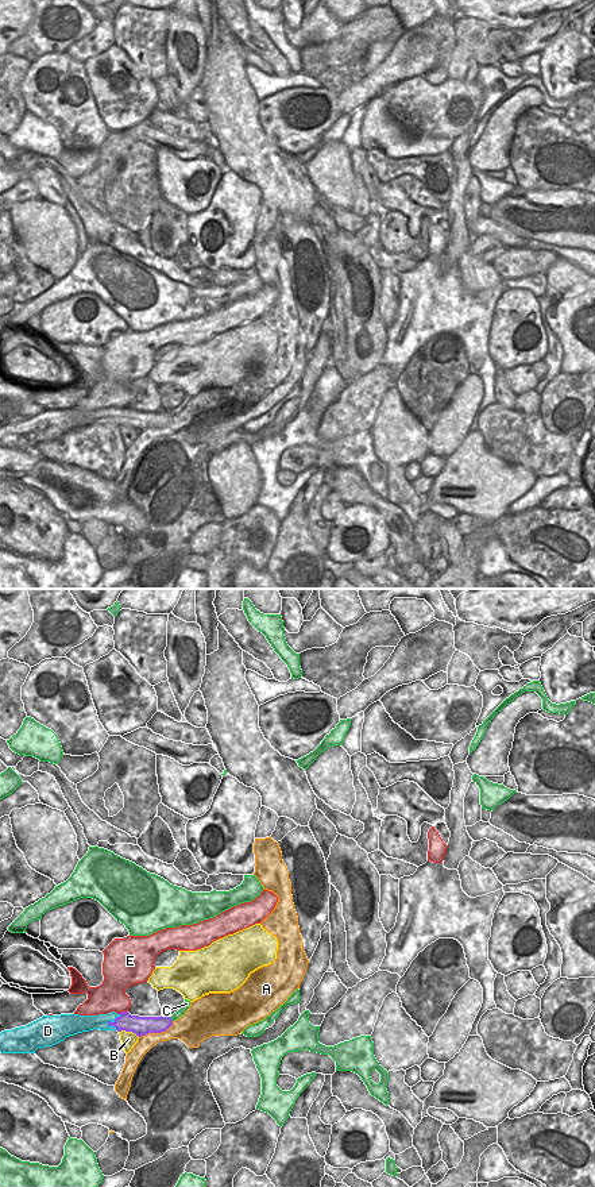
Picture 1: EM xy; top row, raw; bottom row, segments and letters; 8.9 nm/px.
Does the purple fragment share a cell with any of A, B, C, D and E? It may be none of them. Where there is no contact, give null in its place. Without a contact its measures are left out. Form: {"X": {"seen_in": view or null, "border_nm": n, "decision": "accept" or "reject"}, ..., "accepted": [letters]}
{"A": {"seen_in": "xy", "border_nm": 340, "decision": "reject"}, "B": {"seen_in": "xy", "border_nm": 190, "decision": "reject"}, "C": {"seen_in": "xy", "border_nm": 60, "decision": "reject"}, "D": {"seen_in": "xy", "border_nm": 160, "decision": "accept"}, "E": {"seen_in": "xy", "border_nm": 90, "decision": "reject"}, "accepted": ["D"]}

